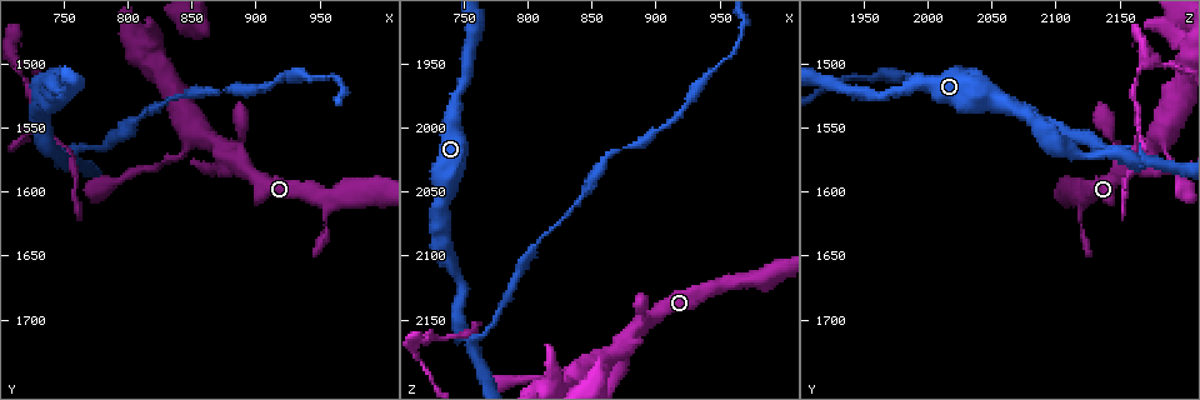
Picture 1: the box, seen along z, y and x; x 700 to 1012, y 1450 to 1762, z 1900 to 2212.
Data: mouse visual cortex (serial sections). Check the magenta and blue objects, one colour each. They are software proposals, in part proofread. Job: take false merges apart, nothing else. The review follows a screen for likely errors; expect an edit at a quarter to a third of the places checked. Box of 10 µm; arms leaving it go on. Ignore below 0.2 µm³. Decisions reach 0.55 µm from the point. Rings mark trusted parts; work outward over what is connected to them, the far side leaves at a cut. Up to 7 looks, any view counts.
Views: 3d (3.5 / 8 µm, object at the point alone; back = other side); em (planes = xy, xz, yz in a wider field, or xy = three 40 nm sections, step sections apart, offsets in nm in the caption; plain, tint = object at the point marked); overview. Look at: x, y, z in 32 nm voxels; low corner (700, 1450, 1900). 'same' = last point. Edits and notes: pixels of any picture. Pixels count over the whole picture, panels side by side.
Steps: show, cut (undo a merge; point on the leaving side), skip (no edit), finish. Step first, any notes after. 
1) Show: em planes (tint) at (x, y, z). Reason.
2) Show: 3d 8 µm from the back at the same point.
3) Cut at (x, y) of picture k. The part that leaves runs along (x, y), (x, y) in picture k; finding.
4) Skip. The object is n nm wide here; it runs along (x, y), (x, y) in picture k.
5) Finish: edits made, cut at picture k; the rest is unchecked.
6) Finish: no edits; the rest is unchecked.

Show: 3d 8 µm at (732, 1524, 2056). Calibre changes.

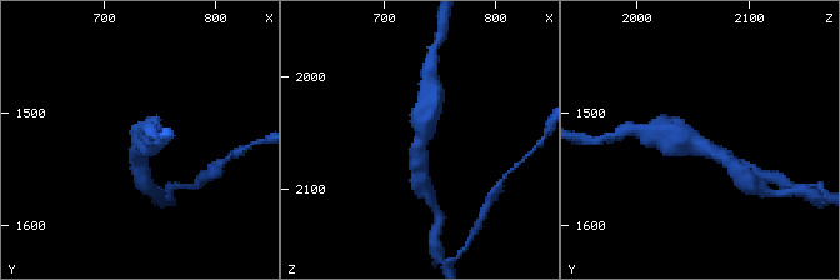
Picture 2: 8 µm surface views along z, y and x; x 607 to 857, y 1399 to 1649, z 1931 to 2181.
Show: 3d 3.5 µm at the same point. Closer look.

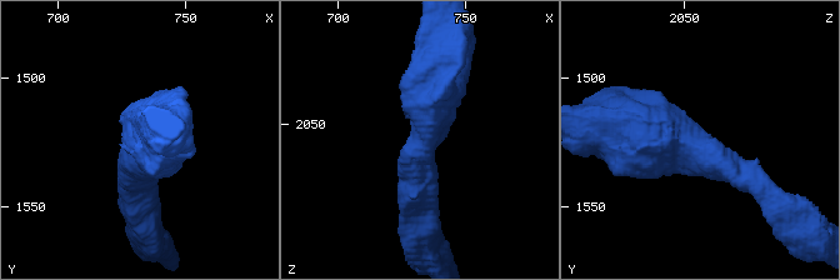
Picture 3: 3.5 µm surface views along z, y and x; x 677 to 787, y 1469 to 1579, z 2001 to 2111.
Skip. It runs along (621, 125), (708, 148), (763, 190) in picture 3; one cell here.

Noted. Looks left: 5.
Show: 3d 3.5 µm at (754, 1572, 2166).

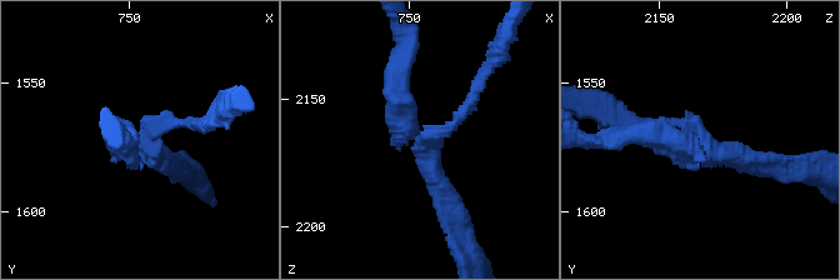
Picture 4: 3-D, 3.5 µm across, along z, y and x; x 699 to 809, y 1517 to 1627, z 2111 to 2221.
Show: em xy step 3 (tint) at (755, 1572, 2167). 3 arms meet here; the arms are 150, 250, 250 nm wide.

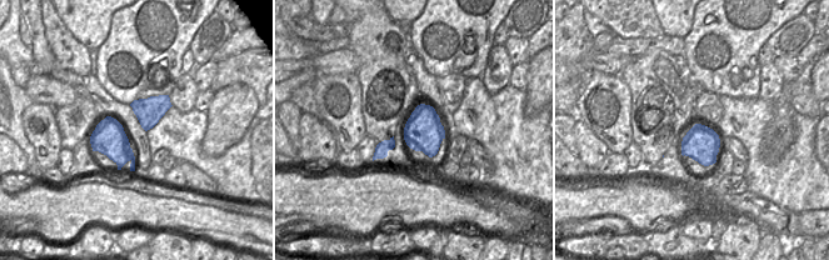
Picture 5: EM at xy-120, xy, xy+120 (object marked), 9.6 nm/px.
Cut at (465, 109) of picture 4. The part that leaves runs along (425, 141), (471, 104), (498, 55) in picture 4; a second cell is stuck on.

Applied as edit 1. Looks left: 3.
Show: 3d 3.5 µm at (878, 1580, 2174). Side arm on a straight run.

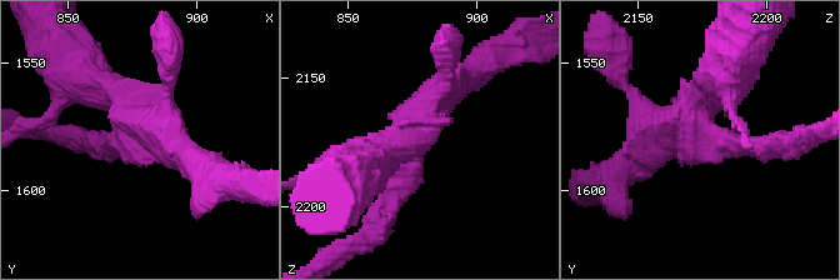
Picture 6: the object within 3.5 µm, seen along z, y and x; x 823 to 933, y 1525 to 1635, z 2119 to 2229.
Show: em xy step 2 (tint) at (875, 1580, 2175). 3 arms meet here; the arms are 300, 400, 450 nm wide; now the EM.

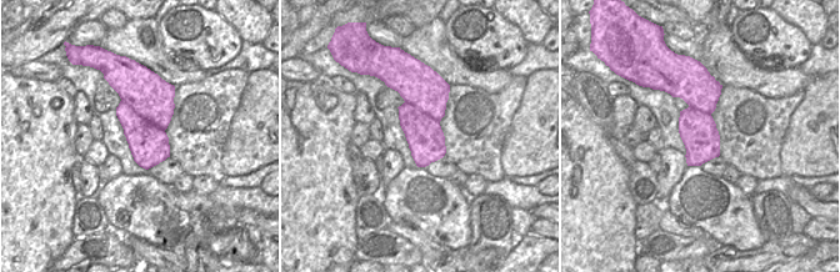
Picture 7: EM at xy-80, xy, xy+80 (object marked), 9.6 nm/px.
Cut at (738, 153) of picture 6. The part that leaves runs along (135, 143), (100, 146), (81, 135) in picture 6; a second cell is stuck on.

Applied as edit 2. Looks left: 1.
Finish: edits made, cut at picture 4, cut at picture 6; the rest is unchecked.

